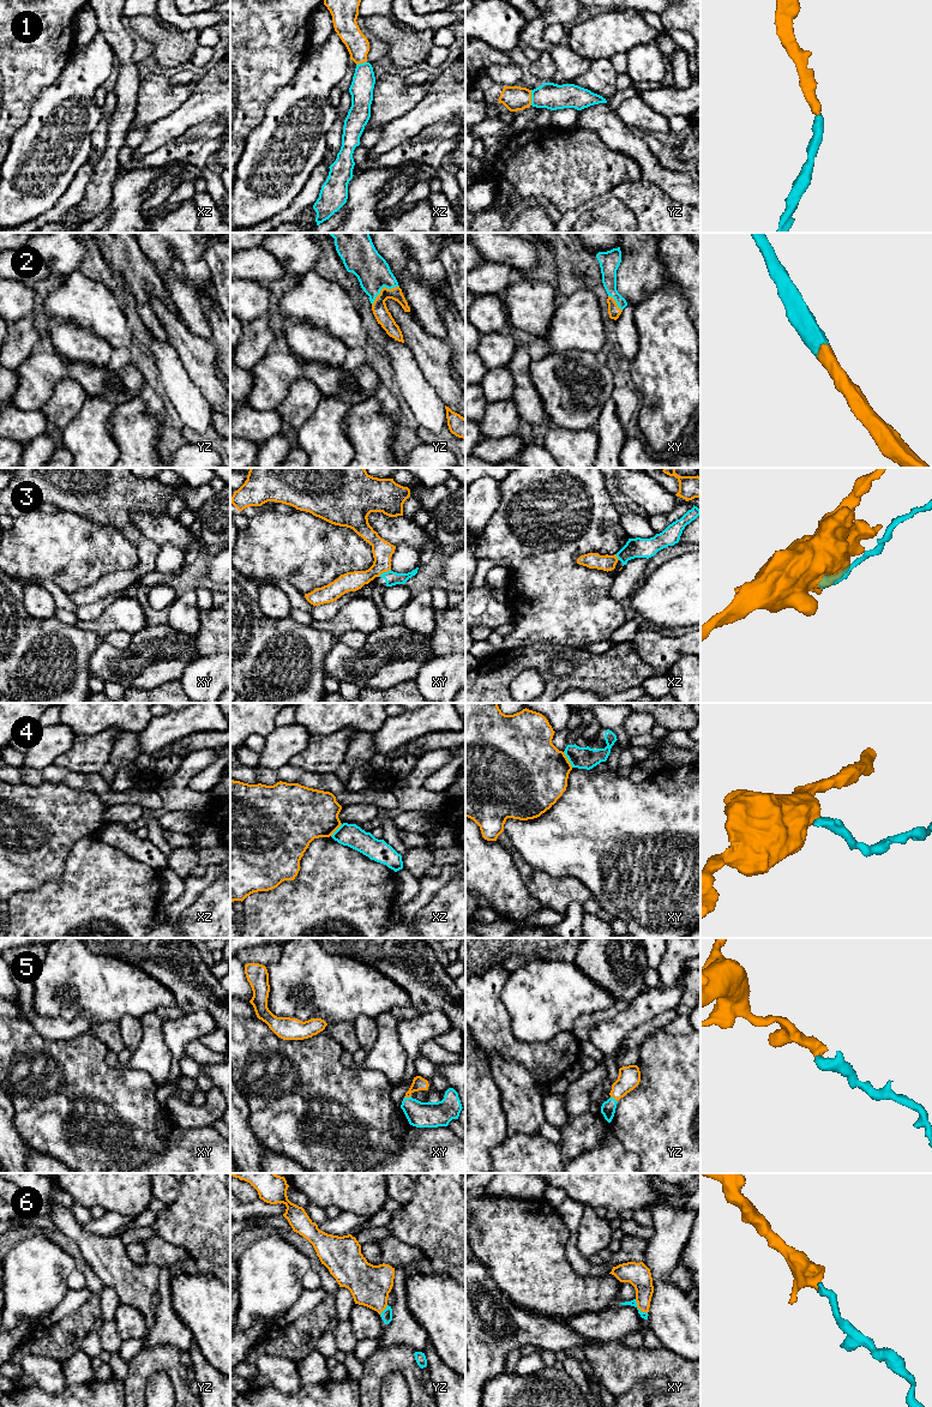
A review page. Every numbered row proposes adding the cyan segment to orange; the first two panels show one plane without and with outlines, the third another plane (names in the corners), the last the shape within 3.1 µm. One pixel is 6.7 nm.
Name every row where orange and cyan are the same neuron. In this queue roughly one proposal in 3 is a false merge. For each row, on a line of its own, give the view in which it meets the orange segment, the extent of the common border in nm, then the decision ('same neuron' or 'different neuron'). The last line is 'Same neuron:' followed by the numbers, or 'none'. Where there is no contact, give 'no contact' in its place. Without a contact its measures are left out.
1: contact in yz; length 100 nm; same neuron
2: contact in yz; length 220 nm; same neuron
3: contact in xy; length 100 nm; different neuron
4: contact in xy; length 120 nm; different neuron
5: contact in xy; length 50 nm; same neuron
6: contact in xy; length 130 nm; same neuron
Same neuron: 1, 2, 5, 6

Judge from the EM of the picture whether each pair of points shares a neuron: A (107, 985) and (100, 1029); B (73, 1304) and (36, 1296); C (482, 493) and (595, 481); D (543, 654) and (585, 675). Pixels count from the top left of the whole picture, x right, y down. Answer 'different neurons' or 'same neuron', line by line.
A: different neurons
B: different neurons
C: different neurons
D: same neuron

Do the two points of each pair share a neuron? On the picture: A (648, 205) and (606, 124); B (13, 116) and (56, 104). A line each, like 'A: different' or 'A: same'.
A: different
B: different

